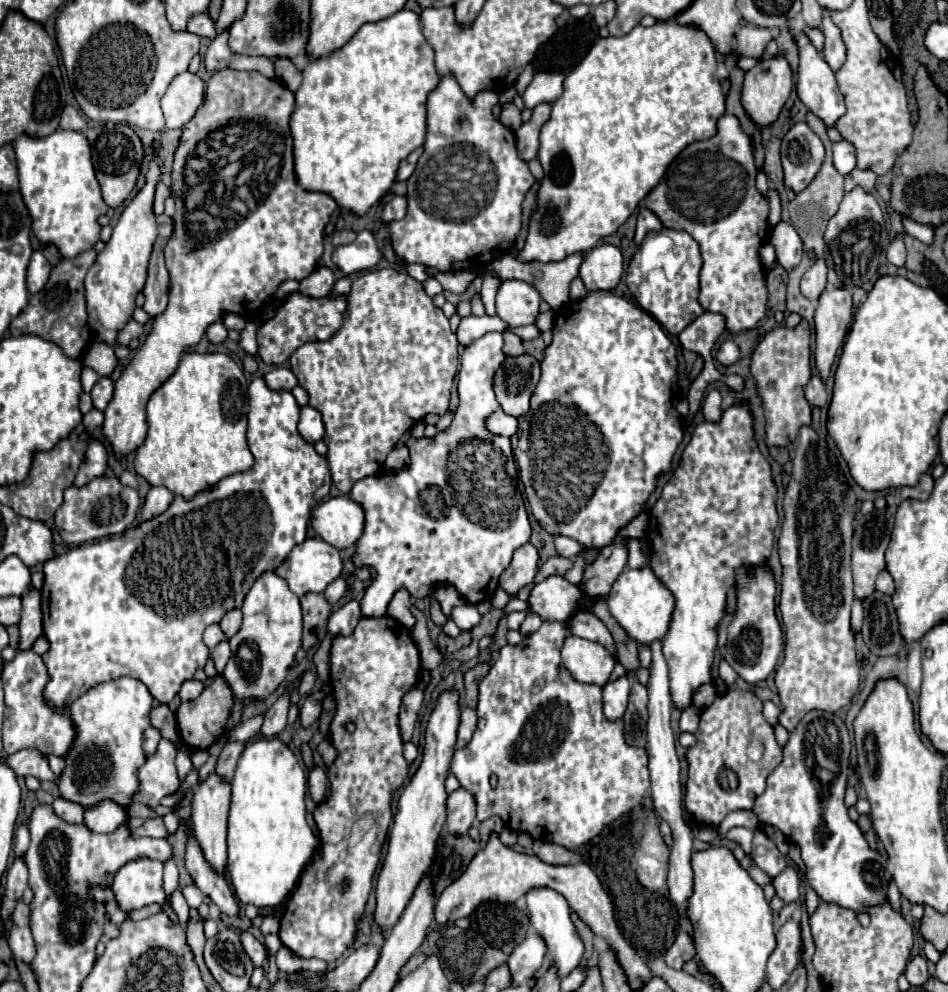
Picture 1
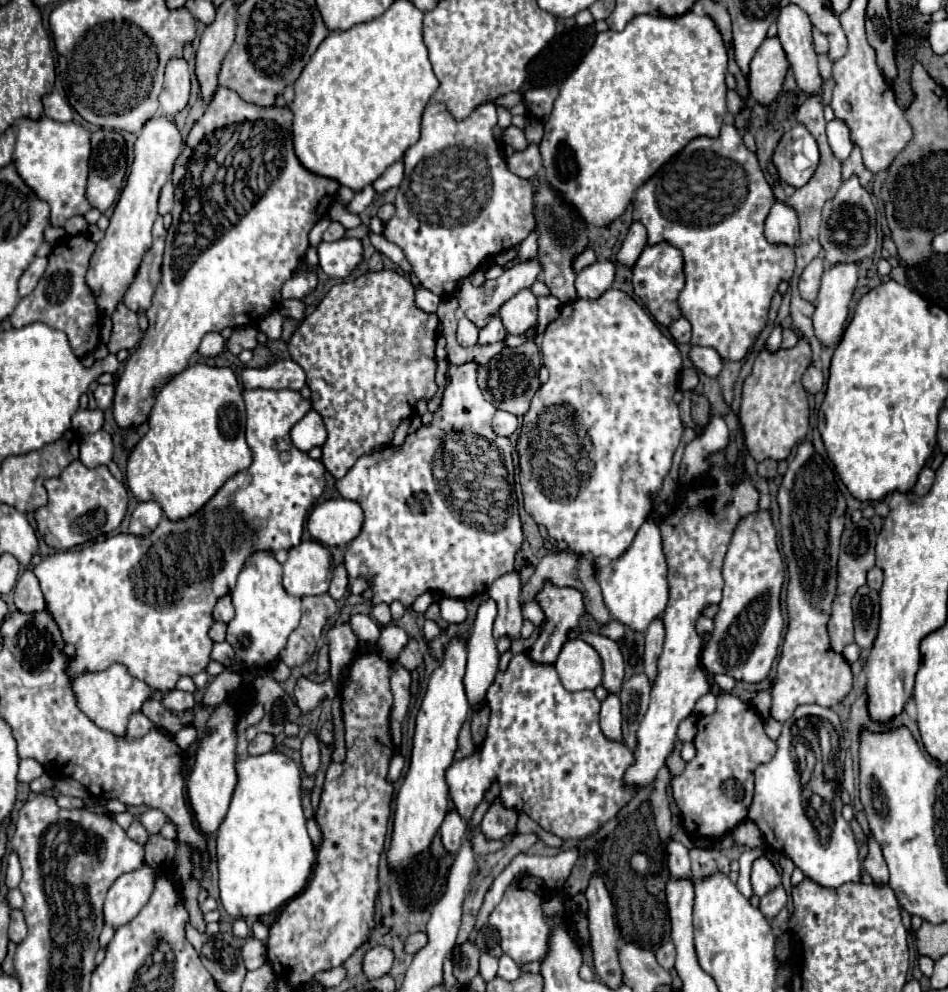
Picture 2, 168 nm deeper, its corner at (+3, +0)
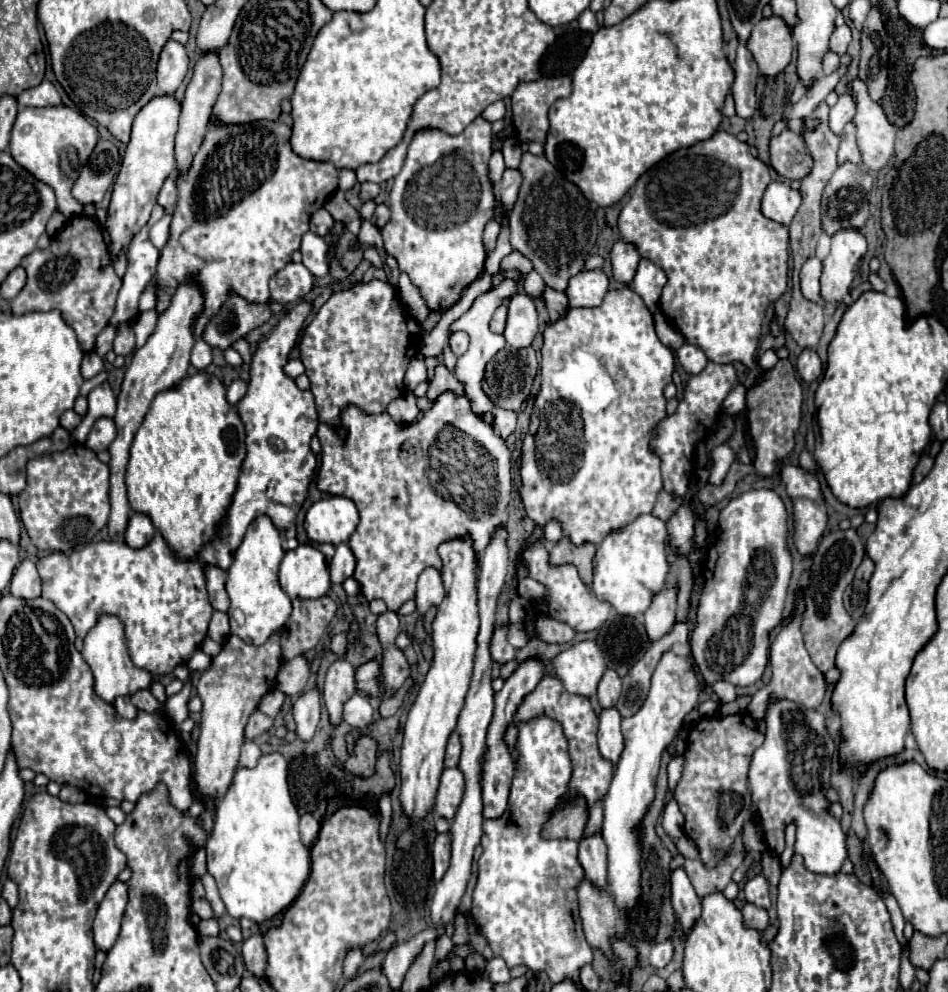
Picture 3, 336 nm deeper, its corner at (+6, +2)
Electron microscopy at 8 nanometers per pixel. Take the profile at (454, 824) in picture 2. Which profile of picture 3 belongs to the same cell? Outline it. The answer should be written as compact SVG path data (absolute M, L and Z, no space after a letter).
M438 835L432 847L432 859L434 859L434 881L440 881L448 869L450 863L450 835Z

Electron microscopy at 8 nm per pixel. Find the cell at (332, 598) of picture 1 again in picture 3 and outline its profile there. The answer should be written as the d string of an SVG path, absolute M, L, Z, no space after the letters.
M342 543L336 547L334 559L330 563L330 579L332 583L342 583L344 579L352 577L356 567L356 557L352 553L352 549L348 547L348 543Z

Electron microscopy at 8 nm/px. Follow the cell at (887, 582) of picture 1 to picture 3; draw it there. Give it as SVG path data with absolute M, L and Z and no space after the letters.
M866 555L864 559L862 559L862 563L860 563L860 567L858 567L858 571L856 571L856 577L858 579L870 579L872 577L872 573L874 573L874 563L872 563L872 559Z

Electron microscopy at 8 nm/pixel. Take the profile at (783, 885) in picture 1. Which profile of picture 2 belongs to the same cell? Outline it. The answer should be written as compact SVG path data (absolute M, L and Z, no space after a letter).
M777 885L769 895L761 897L759 909L763 911L763 915L765 915L767 919L773 919L773 917L785 907L785 903L787 903L787 893L785 893L783 885Z

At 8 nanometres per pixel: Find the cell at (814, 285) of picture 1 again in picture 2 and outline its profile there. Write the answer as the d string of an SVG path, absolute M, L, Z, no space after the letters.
M815 257L803 271L801 279L799 279L799 293L805 301L809 303L815 303L817 299L817 293L819 293L819 285L821 285L821 275L825 271L825 265L823 265L823 259L821 257Z

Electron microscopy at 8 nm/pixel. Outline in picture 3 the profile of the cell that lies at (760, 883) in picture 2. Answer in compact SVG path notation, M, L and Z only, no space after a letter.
M756 875L754 879L750 879L744 887L744 895L746 895L746 901L756 905L756 907L762 907L762 909L768 909L770 907L770 893L768 893L768 881L762 877L762 875Z

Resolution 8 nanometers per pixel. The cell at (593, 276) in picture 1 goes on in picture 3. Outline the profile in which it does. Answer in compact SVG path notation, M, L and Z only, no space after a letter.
M602 269L580 271L570 277L566 297L570 307L598 307L606 295L608 277Z

